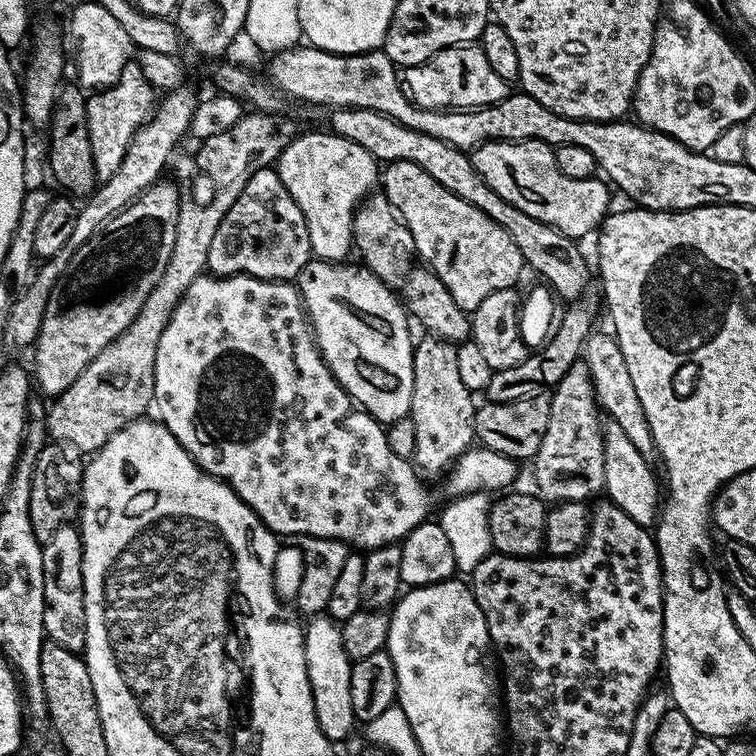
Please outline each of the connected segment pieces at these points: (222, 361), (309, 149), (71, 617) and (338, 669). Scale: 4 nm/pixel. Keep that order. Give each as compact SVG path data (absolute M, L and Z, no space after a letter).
M205 274L194 278L194 282L190 282L190 290L186 290L186 294L174 306L170 322L166 322L166 330L162 330L162 338L158 341L158 358L154 362L154 412L160 423L168 427L170 434L174 434L177 442L192 455L202 471L209 472L230 485L240 495L242 502L246 502L246 506L250 506L254 514L258 514L261 522L281 537L317 536L340 540L356 550L367 550L403 541L410 530L429 519L432 496L424 489L425 481L412 460L398 458L398 454L390 450L387 431L380 421L357 406L348 391L328 369L328 363L316 347L312 325L304 310L304 302L300 299L299 287L295 283L259 280L253 276Z
M331 130L324 132L304 132L293 135L280 151L280 157L274 165L277 174L282 178L282 186L290 190L290 198L298 202L298 210L306 218L306 226L310 230L312 254L318 260L344 262L349 259L348 251L354 248L352 239L352 223L356 217L356 210L361 202L373 191L378 184L378 161L366 149L350 138L337 136Z
M63 524L42 544L42 590L44 591L44 635L66 646L66 650L83 653L86 642L86 610L82 586L82 550L79 527Z
M317 614L307 621L304 628L306 670L310 678L310 690L314 698L314 714L322 734L333 742L344 740L358 724L354 714L354 701L350 698L350 674L354 661L346 654L342 642L340 624L327 614Z

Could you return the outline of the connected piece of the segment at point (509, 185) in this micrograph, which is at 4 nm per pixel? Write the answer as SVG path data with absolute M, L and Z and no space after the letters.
M523 140L521 143L492 141L473 149L470 157L478 174L496 194L530 218L568 238L583 240L590 232L595 233L609 215L609 185L596 176L576 179L562 174L558 169L555 149L541 140Z

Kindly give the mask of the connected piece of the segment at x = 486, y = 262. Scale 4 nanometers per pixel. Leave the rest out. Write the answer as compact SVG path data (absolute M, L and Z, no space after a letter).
M394 161L383 169L382 194L410 230L416 256L442 278L442 286L450 290L465 313L475 312L494 290L519 285L520 271L525 271L526 263L510 234L482 210L436 182L414 161Z

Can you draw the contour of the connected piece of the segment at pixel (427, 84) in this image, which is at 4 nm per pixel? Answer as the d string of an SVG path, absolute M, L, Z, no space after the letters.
M455 46L431 56L425 64L399 69L400 85L406 98L419 108L481 108L497 104L510 94L509 81L498 78L479 46Z

